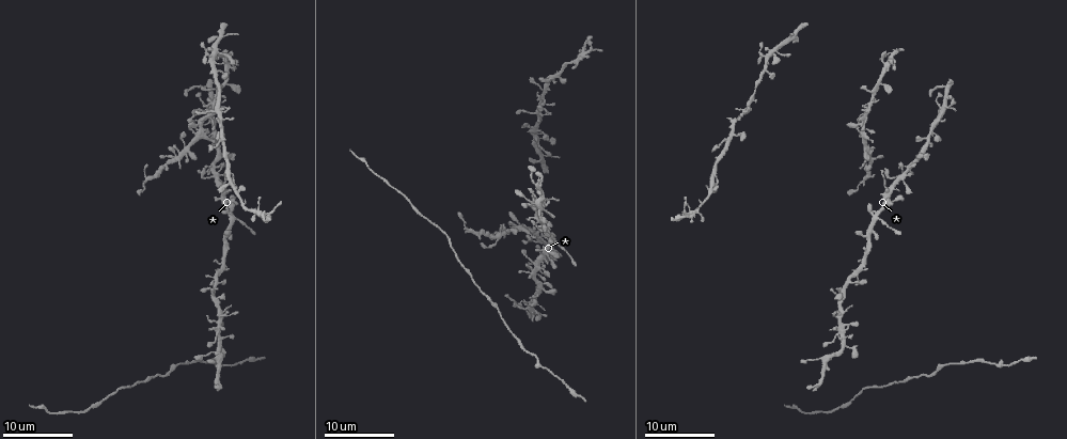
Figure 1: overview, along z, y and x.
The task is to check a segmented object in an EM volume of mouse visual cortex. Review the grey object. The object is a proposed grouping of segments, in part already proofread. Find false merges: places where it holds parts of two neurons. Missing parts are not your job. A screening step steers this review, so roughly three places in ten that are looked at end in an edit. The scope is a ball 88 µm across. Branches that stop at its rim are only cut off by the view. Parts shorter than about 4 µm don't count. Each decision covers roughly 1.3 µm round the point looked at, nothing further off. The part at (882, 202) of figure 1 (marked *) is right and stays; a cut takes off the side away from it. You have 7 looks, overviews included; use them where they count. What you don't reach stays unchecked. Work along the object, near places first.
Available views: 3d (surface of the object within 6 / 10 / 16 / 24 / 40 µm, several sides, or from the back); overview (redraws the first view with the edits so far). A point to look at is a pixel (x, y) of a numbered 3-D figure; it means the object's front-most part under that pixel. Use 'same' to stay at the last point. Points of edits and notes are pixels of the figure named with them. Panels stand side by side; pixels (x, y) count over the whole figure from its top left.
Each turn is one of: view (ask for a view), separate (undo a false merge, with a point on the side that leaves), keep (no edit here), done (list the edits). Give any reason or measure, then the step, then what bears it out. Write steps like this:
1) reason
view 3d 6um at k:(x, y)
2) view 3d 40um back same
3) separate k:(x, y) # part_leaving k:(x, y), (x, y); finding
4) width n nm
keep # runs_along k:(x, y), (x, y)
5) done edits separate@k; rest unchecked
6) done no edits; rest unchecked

view 3d 24um at 1:(880, 217)

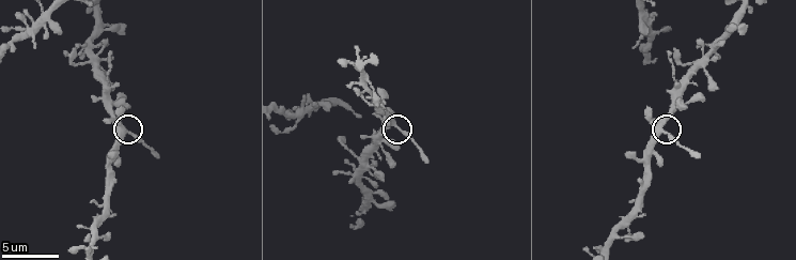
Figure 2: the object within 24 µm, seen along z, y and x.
view 3d 10um at 2:(663, 133)

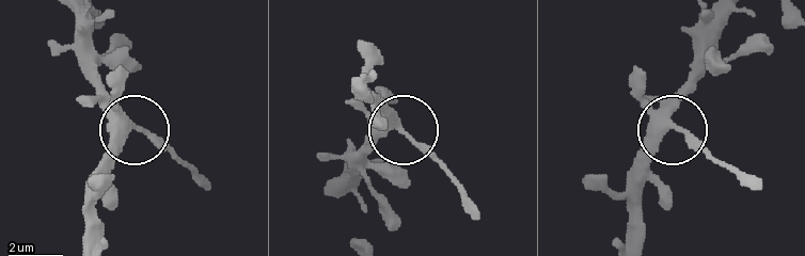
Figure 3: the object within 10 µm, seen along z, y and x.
width 320 nm
keep # continuous, no second neuron

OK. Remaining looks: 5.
three-way junction
view 3d 16um at 1:(872, 92)

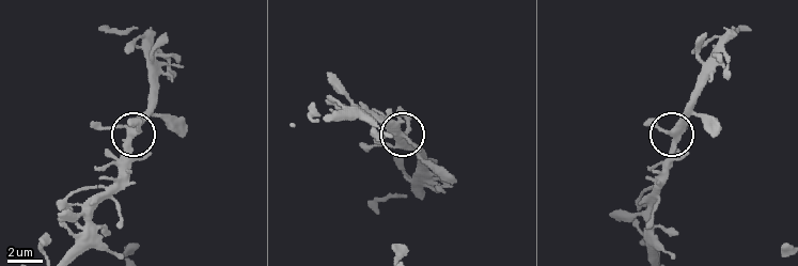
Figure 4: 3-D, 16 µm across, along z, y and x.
zoom in
view 3d 6um at 4:(136, 131)

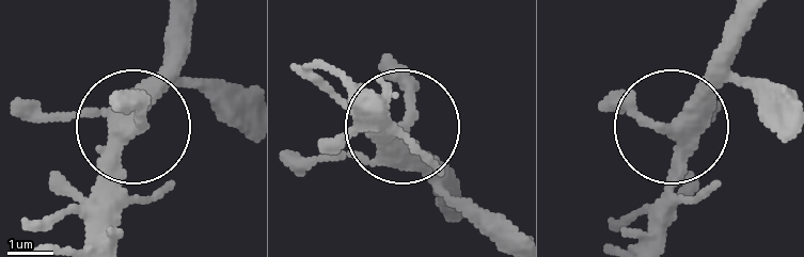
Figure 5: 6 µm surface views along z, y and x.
arms 3
keep # continuous, no second neuron

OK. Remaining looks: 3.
four or more arms meet
view 3d 16um at 1:(772, 50)

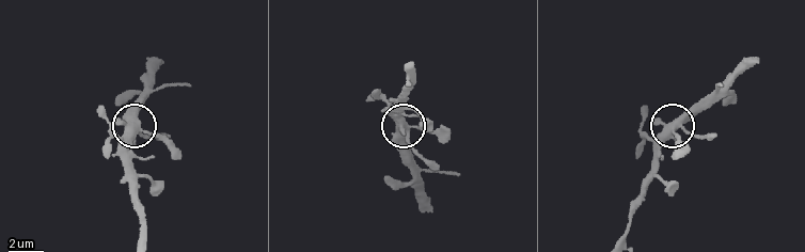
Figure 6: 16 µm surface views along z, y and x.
view 3d 10um at 6:(132, 120)

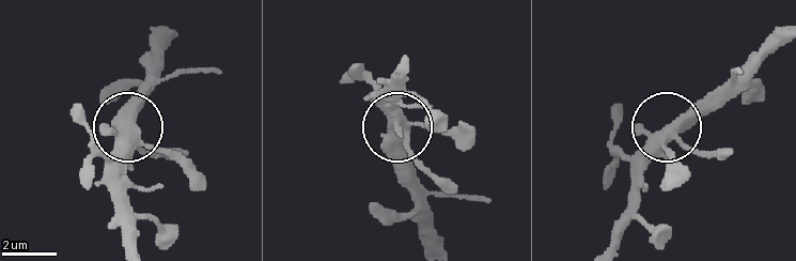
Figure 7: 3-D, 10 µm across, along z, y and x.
keep # one neuron here

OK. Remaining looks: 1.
done no edits; rest unchecked

